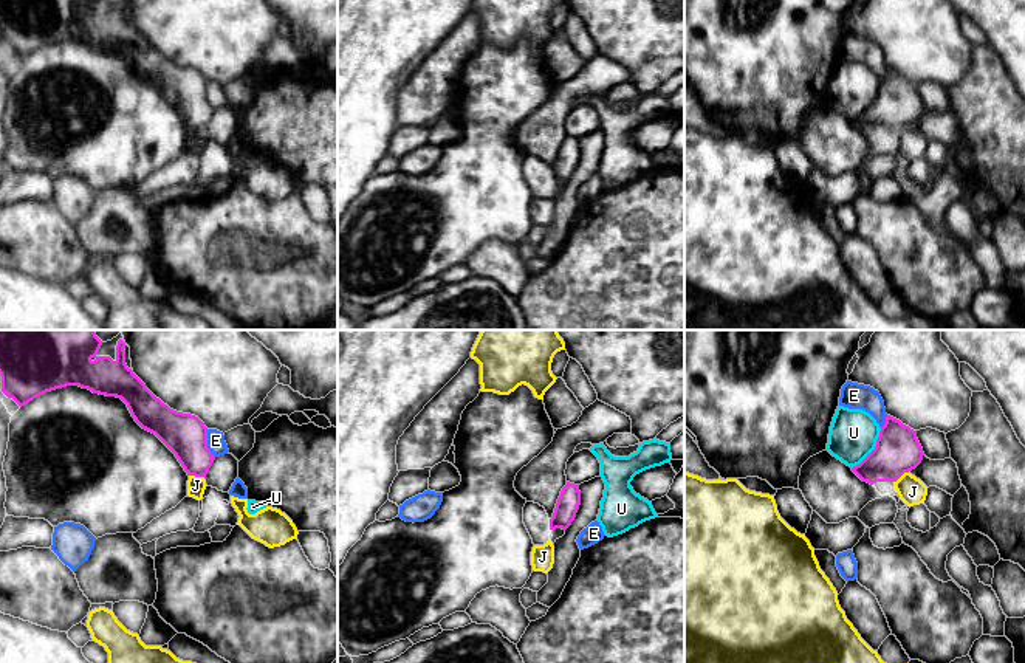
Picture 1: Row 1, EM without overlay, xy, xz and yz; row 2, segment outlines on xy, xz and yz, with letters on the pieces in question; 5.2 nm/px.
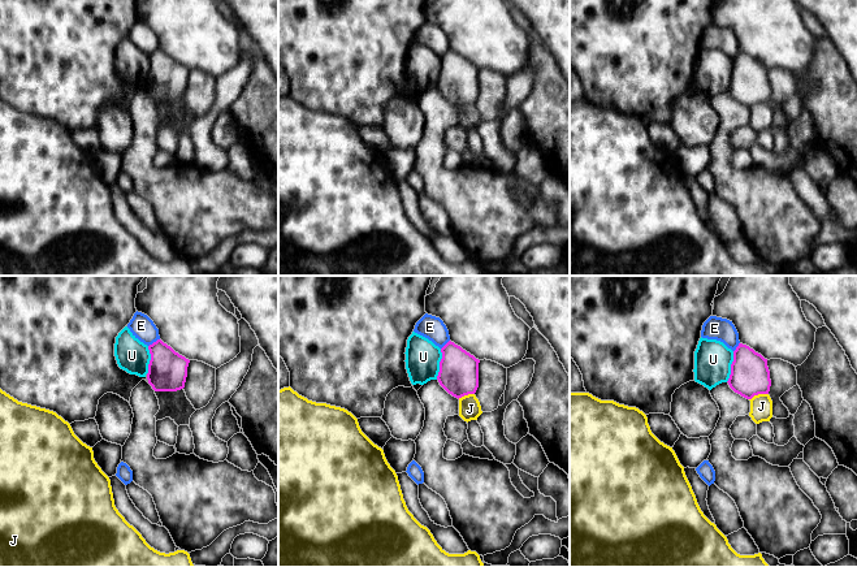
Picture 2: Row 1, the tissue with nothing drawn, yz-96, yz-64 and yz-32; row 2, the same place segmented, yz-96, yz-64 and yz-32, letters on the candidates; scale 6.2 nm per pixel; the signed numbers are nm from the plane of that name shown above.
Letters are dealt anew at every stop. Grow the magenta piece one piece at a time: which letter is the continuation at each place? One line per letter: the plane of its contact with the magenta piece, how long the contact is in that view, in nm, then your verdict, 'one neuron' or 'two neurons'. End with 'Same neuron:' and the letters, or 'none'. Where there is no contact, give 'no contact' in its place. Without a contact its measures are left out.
E: contact in xy; length 160 nm; two neurons
J: contact in xy; length 80 nm; two neurons
U: contact in yz; length 260 nm; two neurons
Same neuron: none

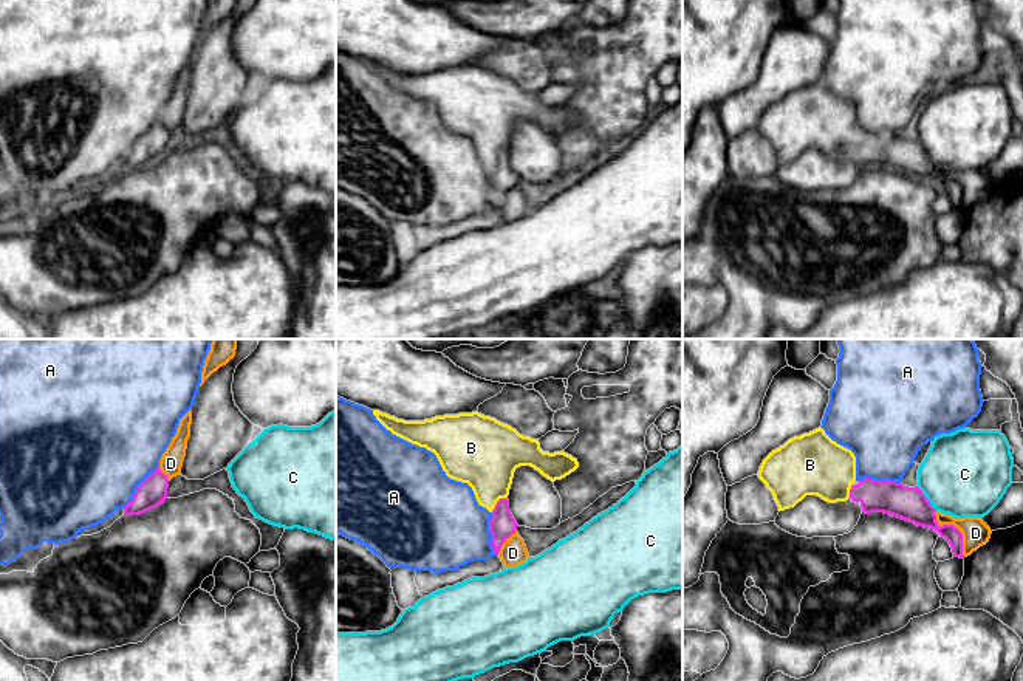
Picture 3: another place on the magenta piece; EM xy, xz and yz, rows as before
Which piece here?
A: contact in xy; length 300 nm; two neurons
B: contact in xz; length 120 nm; one neuron
C: contact in yz; length 170 nm; two neurons
D: contact in yz; length 280 nm; two neurons
Same neuron: B

